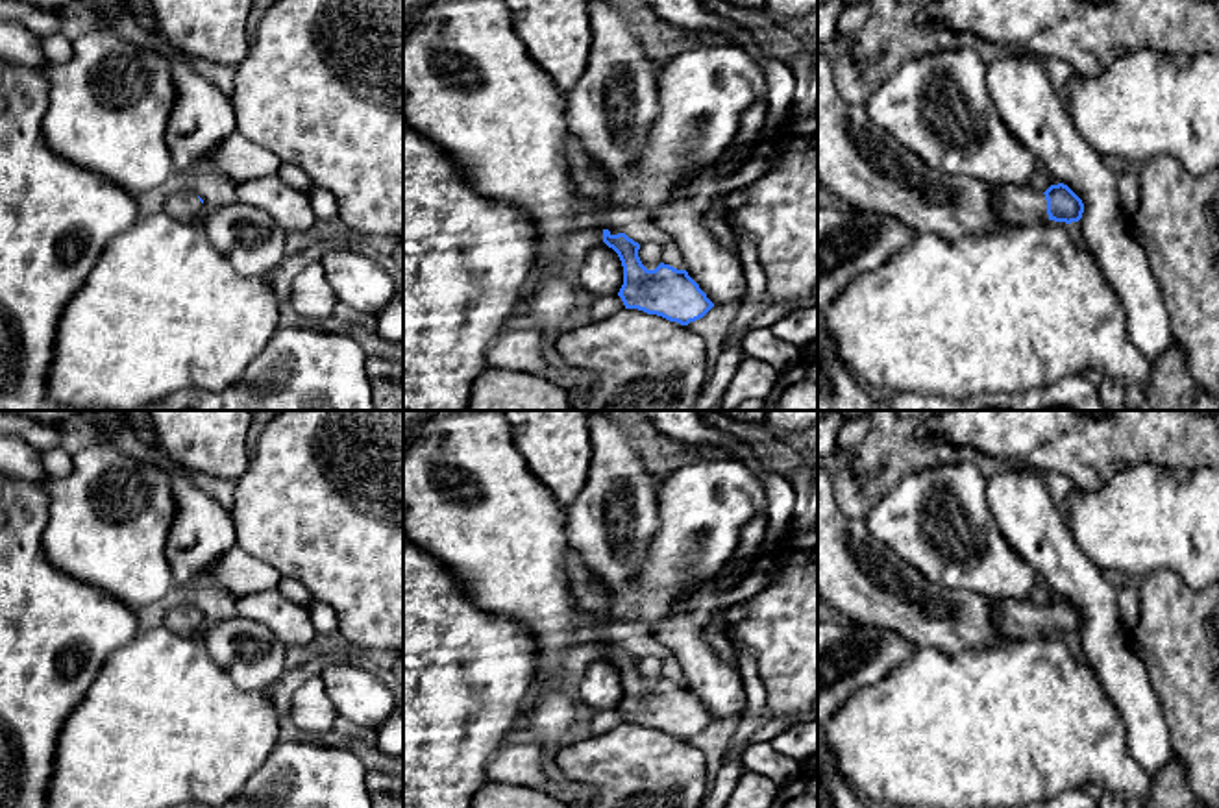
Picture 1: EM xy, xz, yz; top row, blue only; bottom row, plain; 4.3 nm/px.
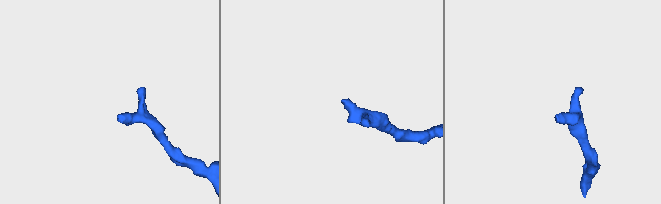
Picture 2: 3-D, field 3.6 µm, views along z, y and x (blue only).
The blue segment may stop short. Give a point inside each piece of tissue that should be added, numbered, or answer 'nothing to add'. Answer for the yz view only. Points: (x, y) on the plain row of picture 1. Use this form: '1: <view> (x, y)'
1: yz (1018, 620)

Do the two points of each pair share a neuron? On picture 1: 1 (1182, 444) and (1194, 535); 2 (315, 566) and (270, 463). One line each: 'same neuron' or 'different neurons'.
1: different neurons
2: same neuron

